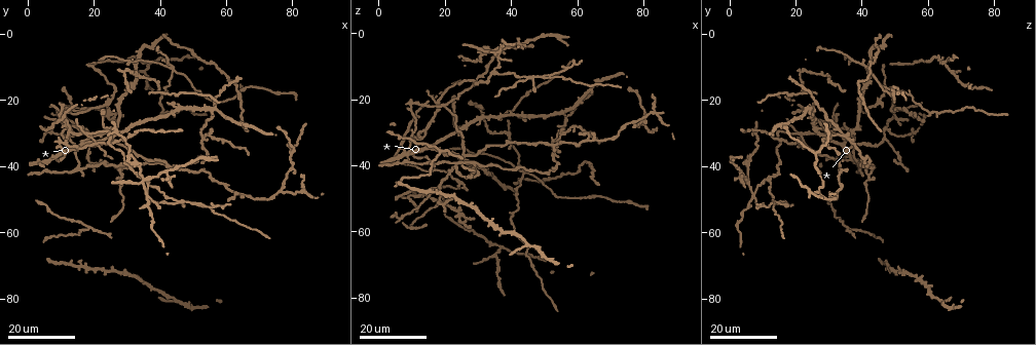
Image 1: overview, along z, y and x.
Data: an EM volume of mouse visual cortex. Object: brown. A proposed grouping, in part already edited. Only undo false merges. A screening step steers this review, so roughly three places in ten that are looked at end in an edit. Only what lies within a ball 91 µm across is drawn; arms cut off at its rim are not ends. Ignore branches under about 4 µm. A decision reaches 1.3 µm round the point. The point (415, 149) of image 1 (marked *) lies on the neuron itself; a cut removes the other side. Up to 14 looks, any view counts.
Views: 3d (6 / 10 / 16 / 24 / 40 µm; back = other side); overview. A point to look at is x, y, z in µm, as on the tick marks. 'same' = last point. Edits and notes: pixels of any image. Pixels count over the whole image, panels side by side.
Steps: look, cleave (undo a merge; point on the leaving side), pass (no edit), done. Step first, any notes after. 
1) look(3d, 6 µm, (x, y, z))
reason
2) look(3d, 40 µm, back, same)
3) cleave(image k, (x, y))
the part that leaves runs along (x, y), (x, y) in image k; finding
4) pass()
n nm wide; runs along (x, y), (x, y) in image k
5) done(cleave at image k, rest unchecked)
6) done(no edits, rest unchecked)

look(3d, 24 µm, (15.5, 40.5, 38.5))
three-way junction

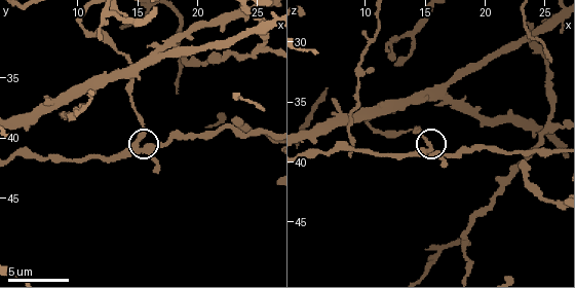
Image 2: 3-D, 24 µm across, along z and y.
look(3d, 10 µm, (15.0, 40.6, 39.0))
zoom in

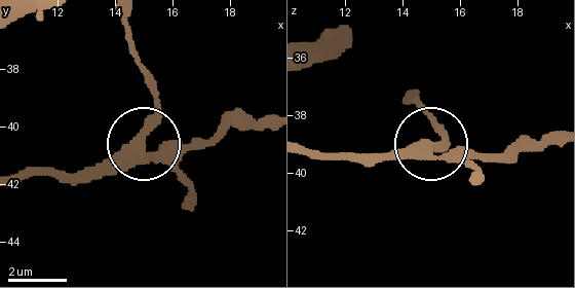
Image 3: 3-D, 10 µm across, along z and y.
pass()
3 arms; runs along (268, 120), (238, 120), (201, 143), (136, 143), (86, 177) in image 3; all the same neuron

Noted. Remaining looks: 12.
look(3d, 16 µm, (26.0, 17.5, 47.0))
three arms meet

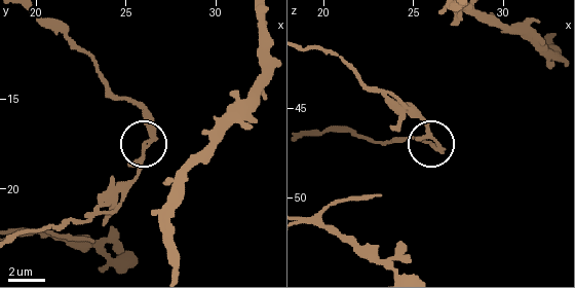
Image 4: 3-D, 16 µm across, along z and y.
look(3d, 6 µm, (26.1, 17.7, 46.7))
closer look

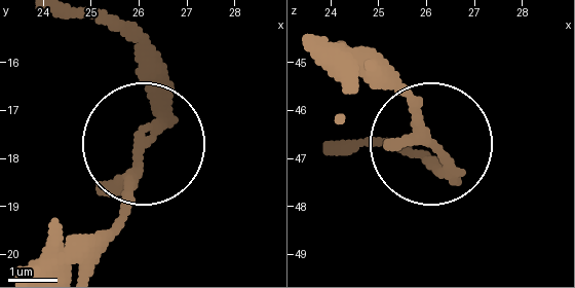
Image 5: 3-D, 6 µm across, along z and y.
cleave(image 5, (141, 176))
the part that leaves runs along (162, 128), (113, 221), (40, 271) in image 5; two neurons meet here

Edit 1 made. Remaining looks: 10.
look(overview)

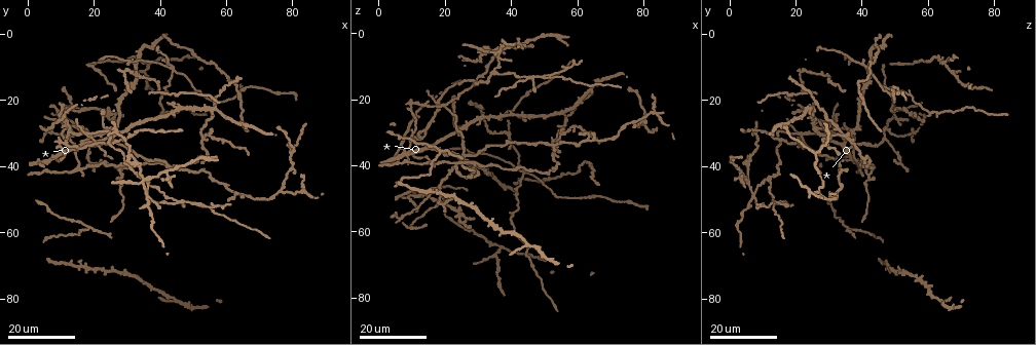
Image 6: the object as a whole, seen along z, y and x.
look(3d, 24 µm, (19.5, 22.5, 51.5))
three-way junction

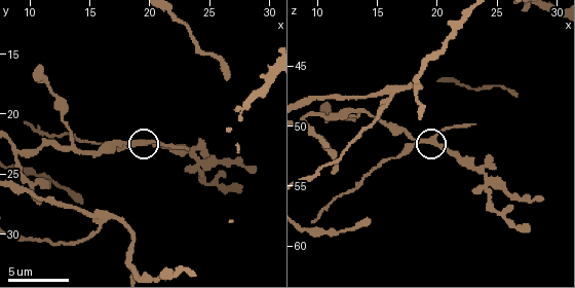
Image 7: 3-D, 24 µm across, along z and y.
look(3d, 10 µm, (19.8, 22.2, 51.4))

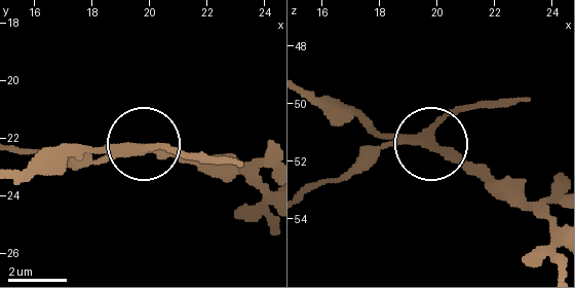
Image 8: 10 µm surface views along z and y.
cleave(image 8, (161, 144))
3 arms; the part that leaves runs along (127, 149), (108, 156), (20, 149) in image 8; two neurons meet here

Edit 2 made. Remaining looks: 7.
look(3d, 24 µm, (44.5, 11.5, 42.0))
thin arm on a thick one

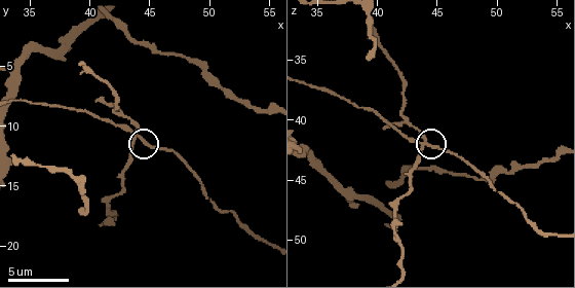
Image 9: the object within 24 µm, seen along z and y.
look(3d, 10 µm, (43.6, 11.2, 42.2))

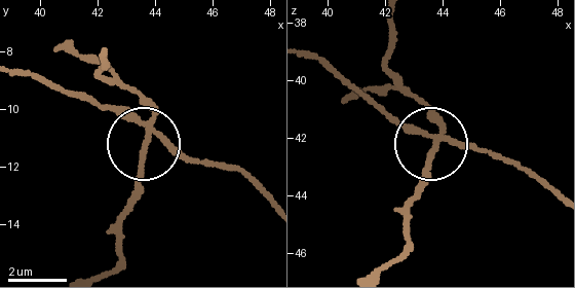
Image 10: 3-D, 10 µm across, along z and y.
cleave(image 10, (143, 96))
the part that leaves runs along (152, 130), (145, 186), (127, 215), (115, 267) in image 10; two neurons meet here

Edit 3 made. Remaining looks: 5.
look(3d, 24 µm, (76.0, 47.0, 27.0))
three arms meet

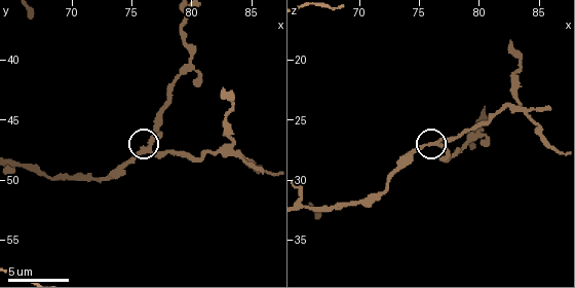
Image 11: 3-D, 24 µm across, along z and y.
look(3d, 10 µm, (76.6, 47.4, 26.8))

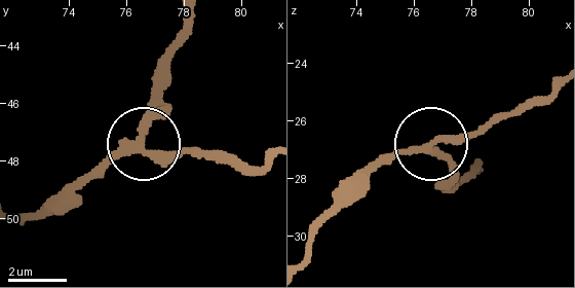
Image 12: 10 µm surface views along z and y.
look(3d, 10 µm, back, (76.6, 47.6, 26.9))
from behind

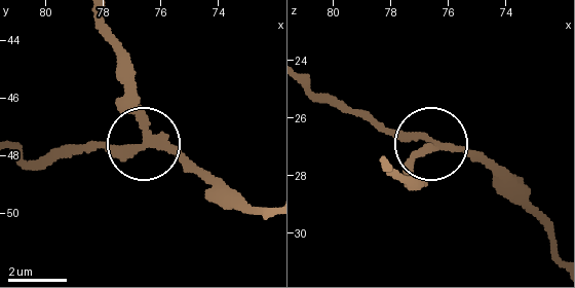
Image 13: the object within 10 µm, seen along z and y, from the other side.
pass()
side arm 20 µm; runs along (269, 207), (237, 204), (207, 177), (149, 145), (77, 148) in image 13; all the same neuron

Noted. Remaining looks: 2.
look(3d, 10 µm, (25.8, 32.6, 37.0))
four-way junction

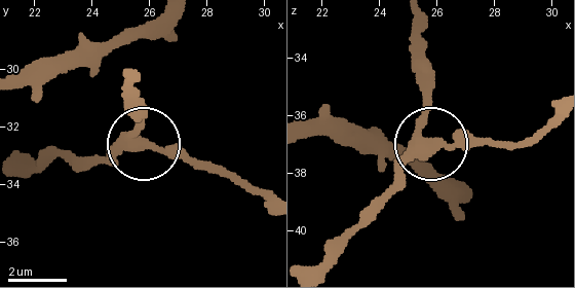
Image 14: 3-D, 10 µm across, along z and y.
pass()
runs along (414, 22), (424, 144), (365, 211) in image 14; continuous, no second neuron

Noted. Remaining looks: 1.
done(cleave at image 5, cleave at image 8, cleave at image 10, rest unchecked)

